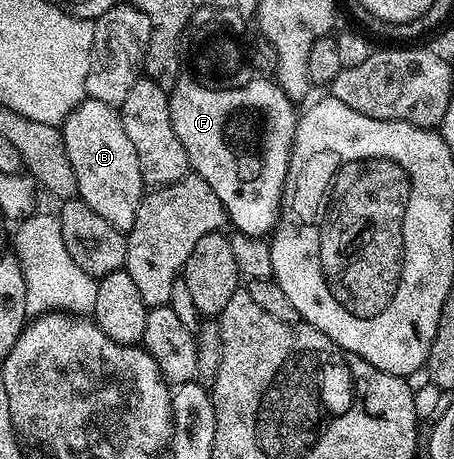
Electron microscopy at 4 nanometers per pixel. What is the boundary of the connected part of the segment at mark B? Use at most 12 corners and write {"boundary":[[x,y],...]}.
{"boundary":[[85,99],[64,119],[79,199],[106,219],[142,199],[138,150],[117,109]]}

